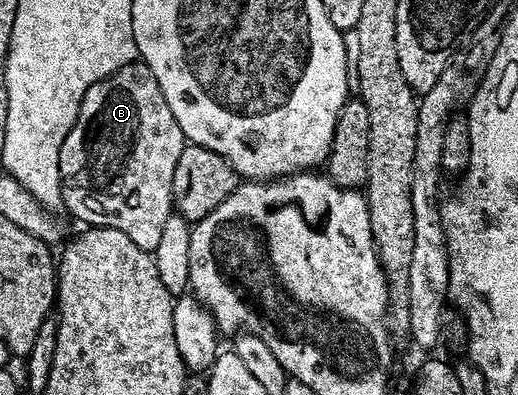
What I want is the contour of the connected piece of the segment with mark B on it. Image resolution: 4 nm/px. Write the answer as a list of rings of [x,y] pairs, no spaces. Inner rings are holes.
[[[139,59],[113,71],[113,75],[93,83],[93,87],[85,91],[77,119],[69,135],[65,135],[65,143],[61,143],[60,183],[66,212],[84,221],[82,224],[87,227],[104,225],[125,231],[137,247],[154,251],[161,239],[161,231],[165,231],[165,219],[169,219],[173,211],[173,170],[177,167],[177,159],[181,159],[184,144],[181,127],[177,127],[177,119],[173,119],[173,111],[169,111],[169,103],[165,103],[165,95],[161,95],[153,71]]]

